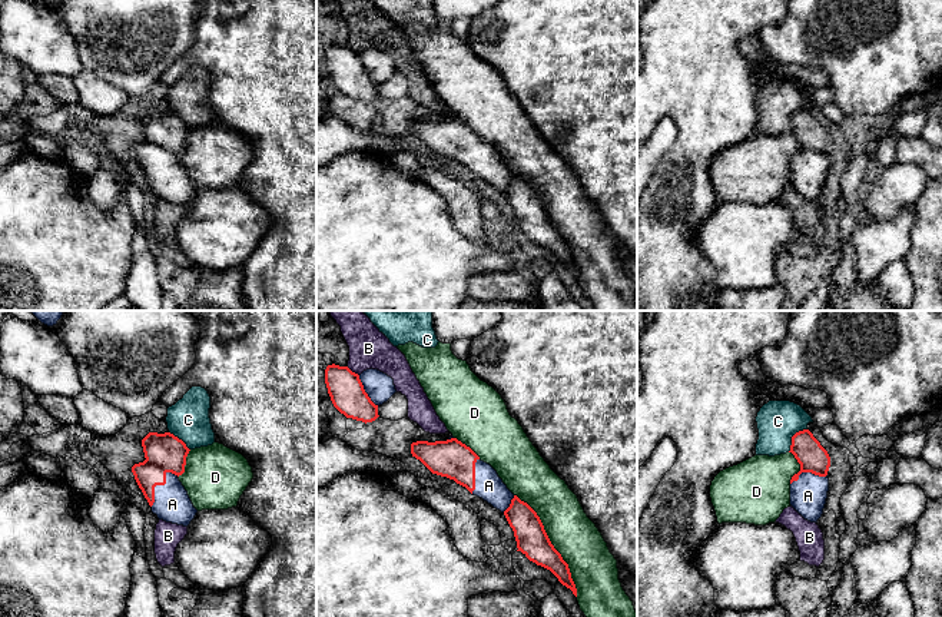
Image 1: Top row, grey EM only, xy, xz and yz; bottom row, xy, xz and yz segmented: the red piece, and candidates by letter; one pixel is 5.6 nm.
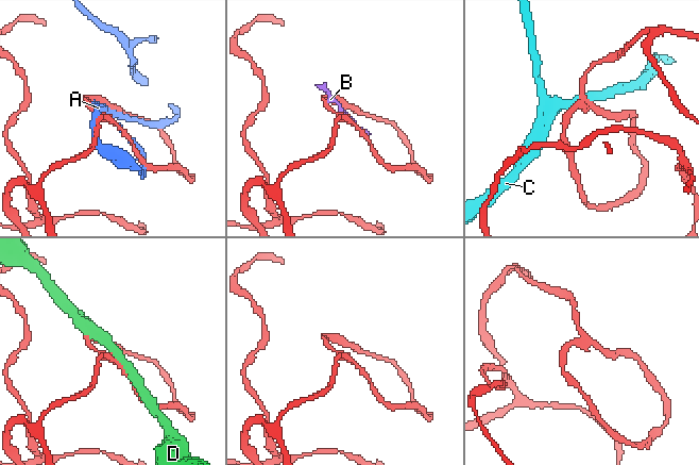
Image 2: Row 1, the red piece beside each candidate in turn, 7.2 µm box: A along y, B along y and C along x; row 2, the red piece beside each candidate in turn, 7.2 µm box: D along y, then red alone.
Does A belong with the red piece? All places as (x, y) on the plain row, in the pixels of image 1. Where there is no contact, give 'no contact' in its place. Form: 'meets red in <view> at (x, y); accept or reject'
meets red in xy at (159, 163); accept

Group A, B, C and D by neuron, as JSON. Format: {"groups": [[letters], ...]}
{"groups": [["A"], ["B"], ["C"], ["D"]]}

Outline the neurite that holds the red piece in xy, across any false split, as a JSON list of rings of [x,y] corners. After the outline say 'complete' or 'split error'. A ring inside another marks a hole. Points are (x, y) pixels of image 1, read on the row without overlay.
[[[149,112],[142,119],[145,140],[132,152],[152,192],[166,202],[188,206],[198,189],[179,160],[185,152],[189,127],[170,112]]] | split error

